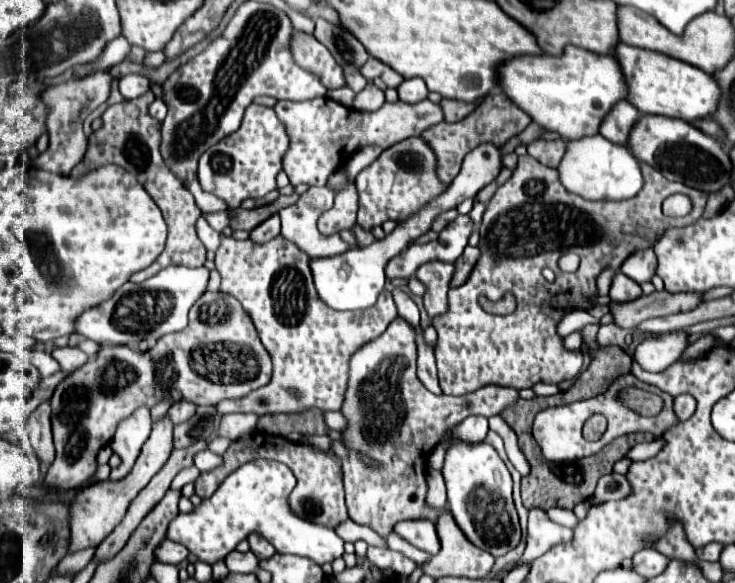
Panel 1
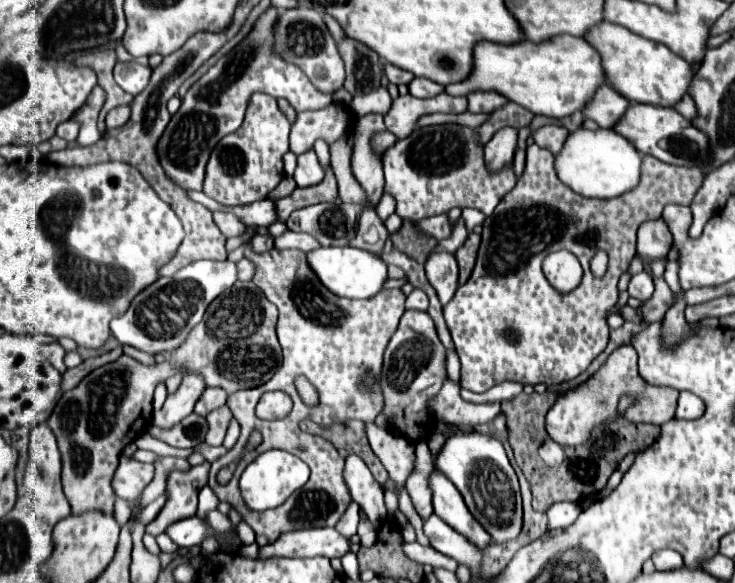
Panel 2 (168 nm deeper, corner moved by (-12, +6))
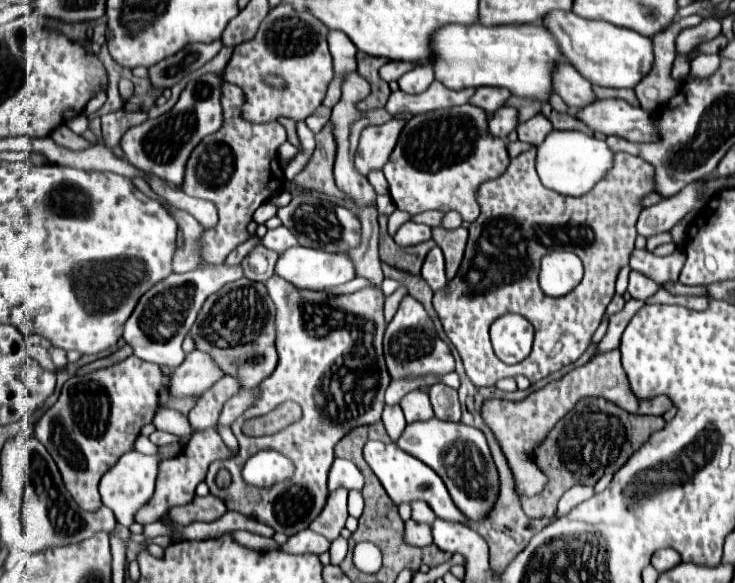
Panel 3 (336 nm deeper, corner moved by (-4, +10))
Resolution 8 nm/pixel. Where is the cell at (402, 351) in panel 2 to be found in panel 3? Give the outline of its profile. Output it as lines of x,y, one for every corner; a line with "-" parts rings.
412,296
402,298
396,316
386,328
384,356
386,356
386,366
392,378
420,376
420,374
448,374
454,368
454,356
448,344
440,340
440,336
436,334
436,328
432,326
428,312

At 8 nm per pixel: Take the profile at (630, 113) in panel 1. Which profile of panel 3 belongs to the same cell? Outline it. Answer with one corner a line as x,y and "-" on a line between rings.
564,58
552,68
552,88
570,106
570,110
584,108
596,100
592,84
582,78
576,68
572,68

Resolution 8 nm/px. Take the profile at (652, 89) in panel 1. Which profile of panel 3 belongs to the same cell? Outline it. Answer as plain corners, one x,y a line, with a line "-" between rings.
548,12
544,26
552,36
566,62
570,62
586,80
606,88
634,88
652,64
652,40
610,22
596,22
576,16
574,12

